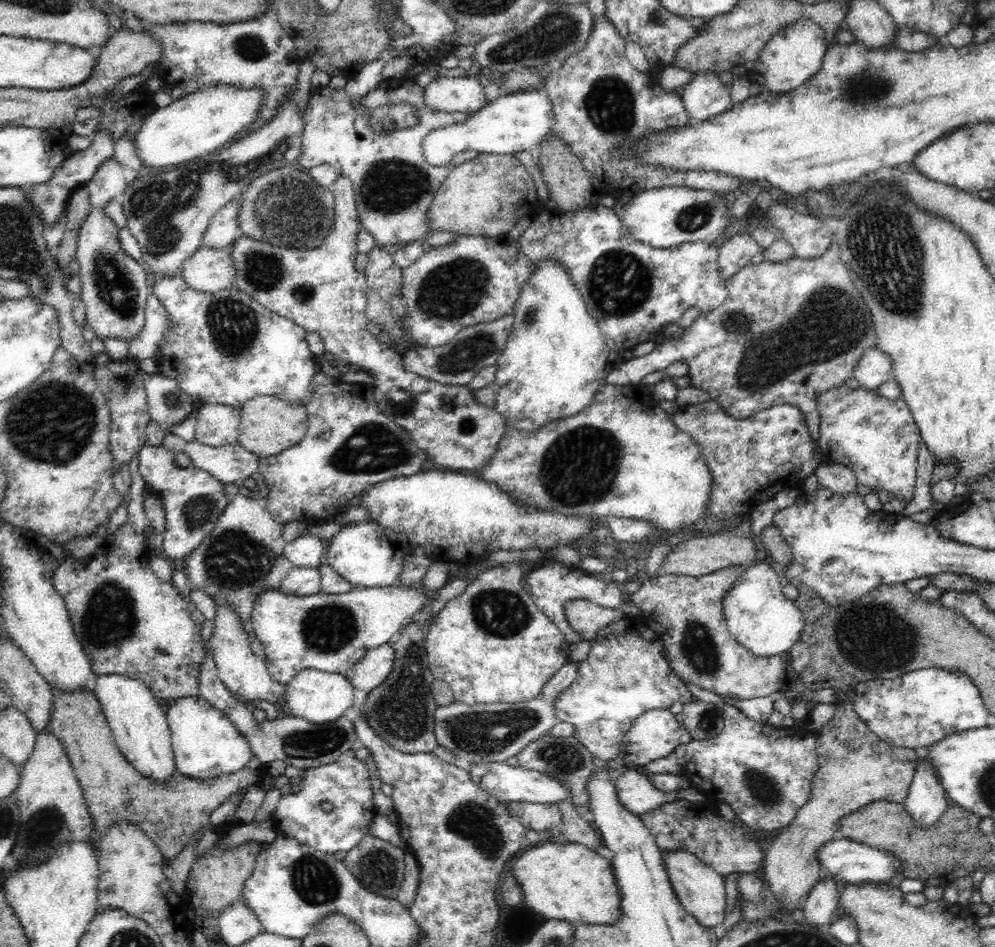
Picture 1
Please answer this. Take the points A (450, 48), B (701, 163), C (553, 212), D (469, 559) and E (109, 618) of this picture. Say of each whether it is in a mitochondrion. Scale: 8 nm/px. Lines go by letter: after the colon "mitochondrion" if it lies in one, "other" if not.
A: other
B: other
C: other
D: other
E: mitochondrion

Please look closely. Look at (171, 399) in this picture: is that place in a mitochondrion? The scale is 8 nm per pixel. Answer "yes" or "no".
yes

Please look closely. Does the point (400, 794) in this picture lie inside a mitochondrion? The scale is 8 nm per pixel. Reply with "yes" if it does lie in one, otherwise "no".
no

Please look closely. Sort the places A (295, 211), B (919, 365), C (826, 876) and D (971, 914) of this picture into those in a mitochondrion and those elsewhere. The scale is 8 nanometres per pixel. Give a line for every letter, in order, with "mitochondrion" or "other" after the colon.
A: mitochondrion
B: other
C: other
D: other

